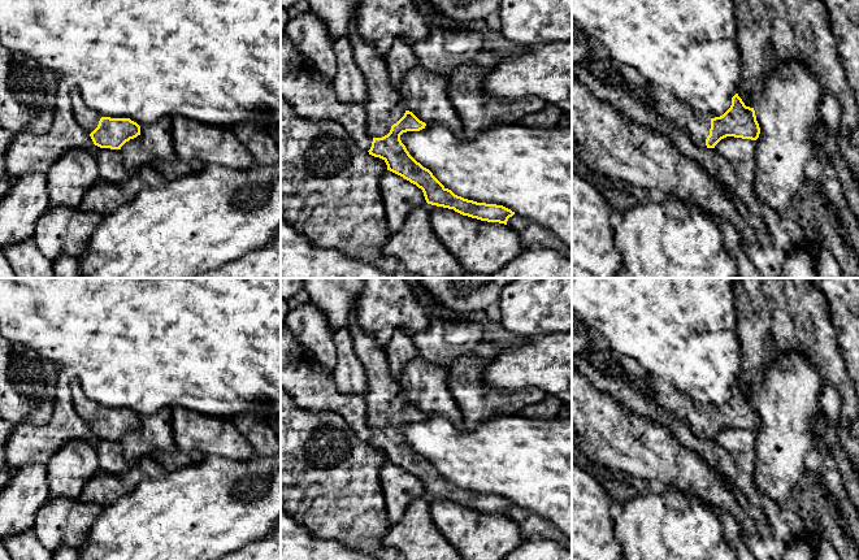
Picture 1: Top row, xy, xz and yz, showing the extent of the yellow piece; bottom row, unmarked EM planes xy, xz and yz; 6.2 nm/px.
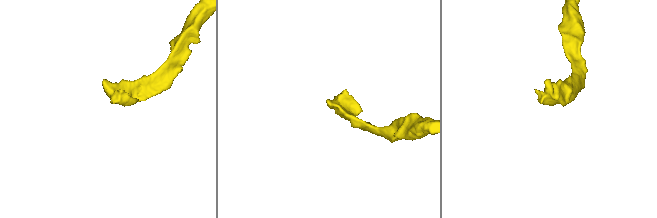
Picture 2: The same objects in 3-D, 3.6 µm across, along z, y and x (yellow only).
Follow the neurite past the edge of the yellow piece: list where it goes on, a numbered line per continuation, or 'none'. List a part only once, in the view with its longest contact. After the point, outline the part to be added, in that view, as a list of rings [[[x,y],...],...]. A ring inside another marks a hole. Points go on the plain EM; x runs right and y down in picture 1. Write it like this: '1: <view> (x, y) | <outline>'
1: xz (385, 396) | [[[357,305],[350,313],[348,330],[365,372],[364,399],[368,408],[368,425],[372,430],[382,429],[404,407],[405,390],[400,381],[392,378],[386,351],[378,344],[376,337],[361,330],[357,322]]]

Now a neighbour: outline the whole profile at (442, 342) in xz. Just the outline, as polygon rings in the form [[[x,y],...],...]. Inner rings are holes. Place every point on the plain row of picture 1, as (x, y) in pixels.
[[[433,318],[426,330],[416,333],[411,338],[418,356],[451,370],[457,357],[473,353],[483,339],[483,327],[472,321]]]

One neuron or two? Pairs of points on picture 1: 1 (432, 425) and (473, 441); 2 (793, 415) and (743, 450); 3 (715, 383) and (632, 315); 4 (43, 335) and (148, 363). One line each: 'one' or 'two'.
1: one
2: two
3: one
4: one

